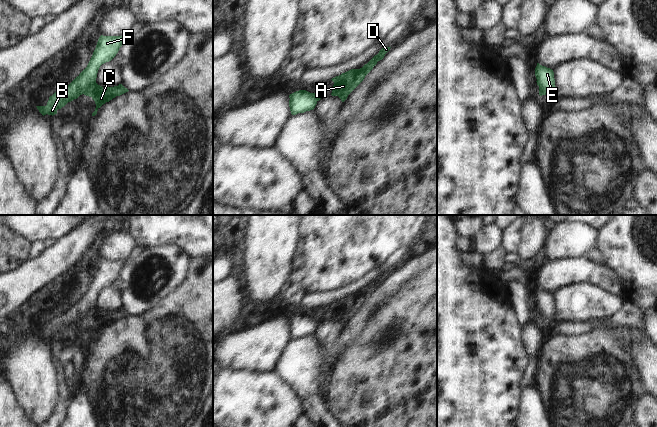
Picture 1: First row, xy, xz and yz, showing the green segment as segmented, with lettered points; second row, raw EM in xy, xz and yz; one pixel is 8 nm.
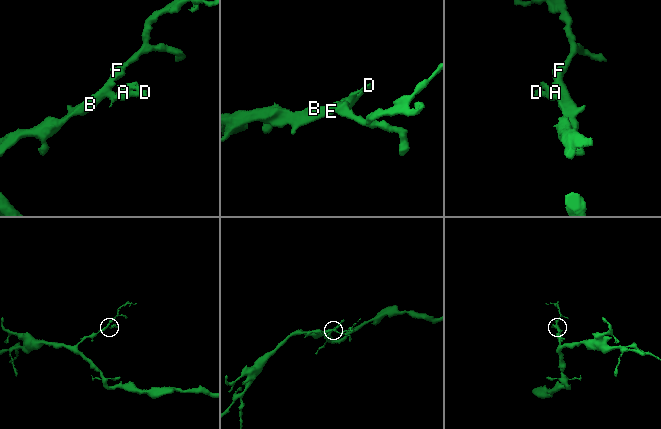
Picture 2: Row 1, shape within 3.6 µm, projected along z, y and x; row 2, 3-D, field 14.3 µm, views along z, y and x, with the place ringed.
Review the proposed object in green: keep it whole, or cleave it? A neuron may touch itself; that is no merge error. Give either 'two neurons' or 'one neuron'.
two neurons

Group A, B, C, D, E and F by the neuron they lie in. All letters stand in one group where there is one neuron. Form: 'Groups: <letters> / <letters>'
Groups: A C D / B E F

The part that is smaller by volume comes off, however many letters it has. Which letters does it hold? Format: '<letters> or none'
A, C, D

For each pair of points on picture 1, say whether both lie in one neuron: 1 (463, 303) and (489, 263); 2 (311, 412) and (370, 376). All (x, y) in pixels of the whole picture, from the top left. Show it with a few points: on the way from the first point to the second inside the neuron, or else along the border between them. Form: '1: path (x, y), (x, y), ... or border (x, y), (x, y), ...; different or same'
1: border (483, 265), (497, 273); different
2: border (322, 397), (324, 407), (333, 416); different

